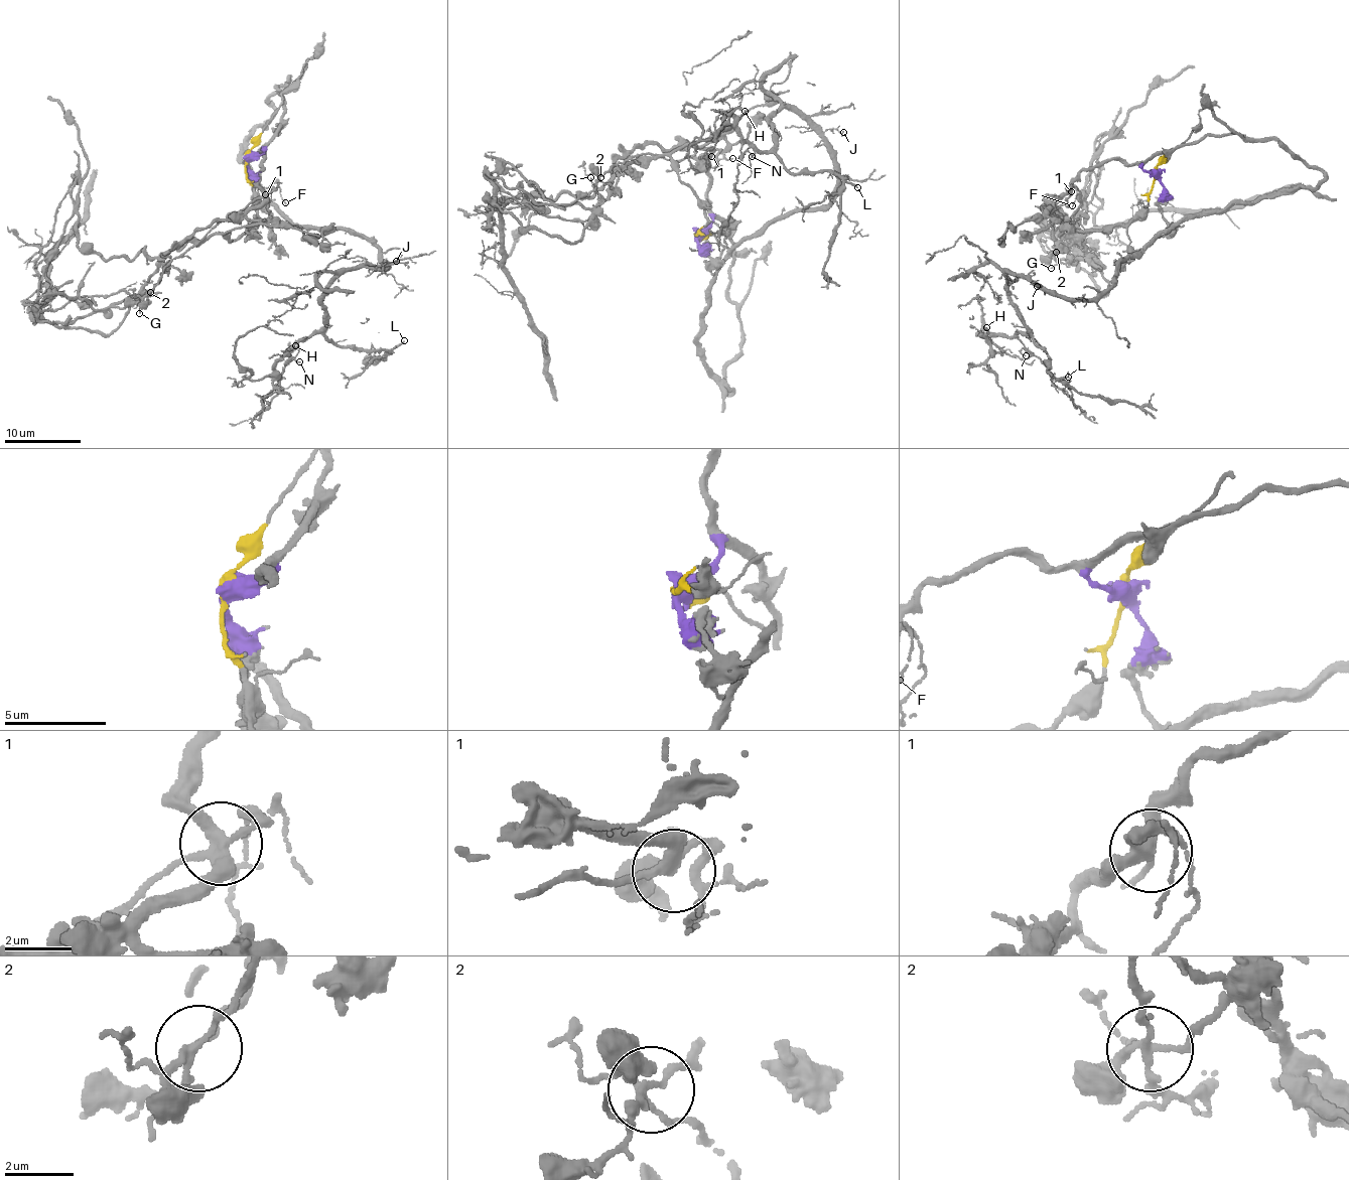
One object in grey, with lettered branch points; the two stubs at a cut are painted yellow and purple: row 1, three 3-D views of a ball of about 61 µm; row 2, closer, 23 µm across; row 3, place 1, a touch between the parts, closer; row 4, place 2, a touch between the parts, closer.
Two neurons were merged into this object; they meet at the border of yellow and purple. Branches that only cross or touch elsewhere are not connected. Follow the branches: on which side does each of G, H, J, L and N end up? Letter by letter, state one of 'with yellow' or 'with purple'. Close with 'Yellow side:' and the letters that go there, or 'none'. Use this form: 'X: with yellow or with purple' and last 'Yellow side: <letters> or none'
G: with yellow
H: with purple
J: with purple
L: with purple
N: with purple
Yellow side: G

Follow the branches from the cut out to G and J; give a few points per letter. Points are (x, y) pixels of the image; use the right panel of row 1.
G: (1157, 173), (1147, 204), (1124, 225), (1075, 231), (1055, 212), (1050, 222), (1058, 264), (1050, 268)
J: (1157, 173), (1169, 231), (1119, 263), (1094, 298), (1062, 299), (1036, 285)

